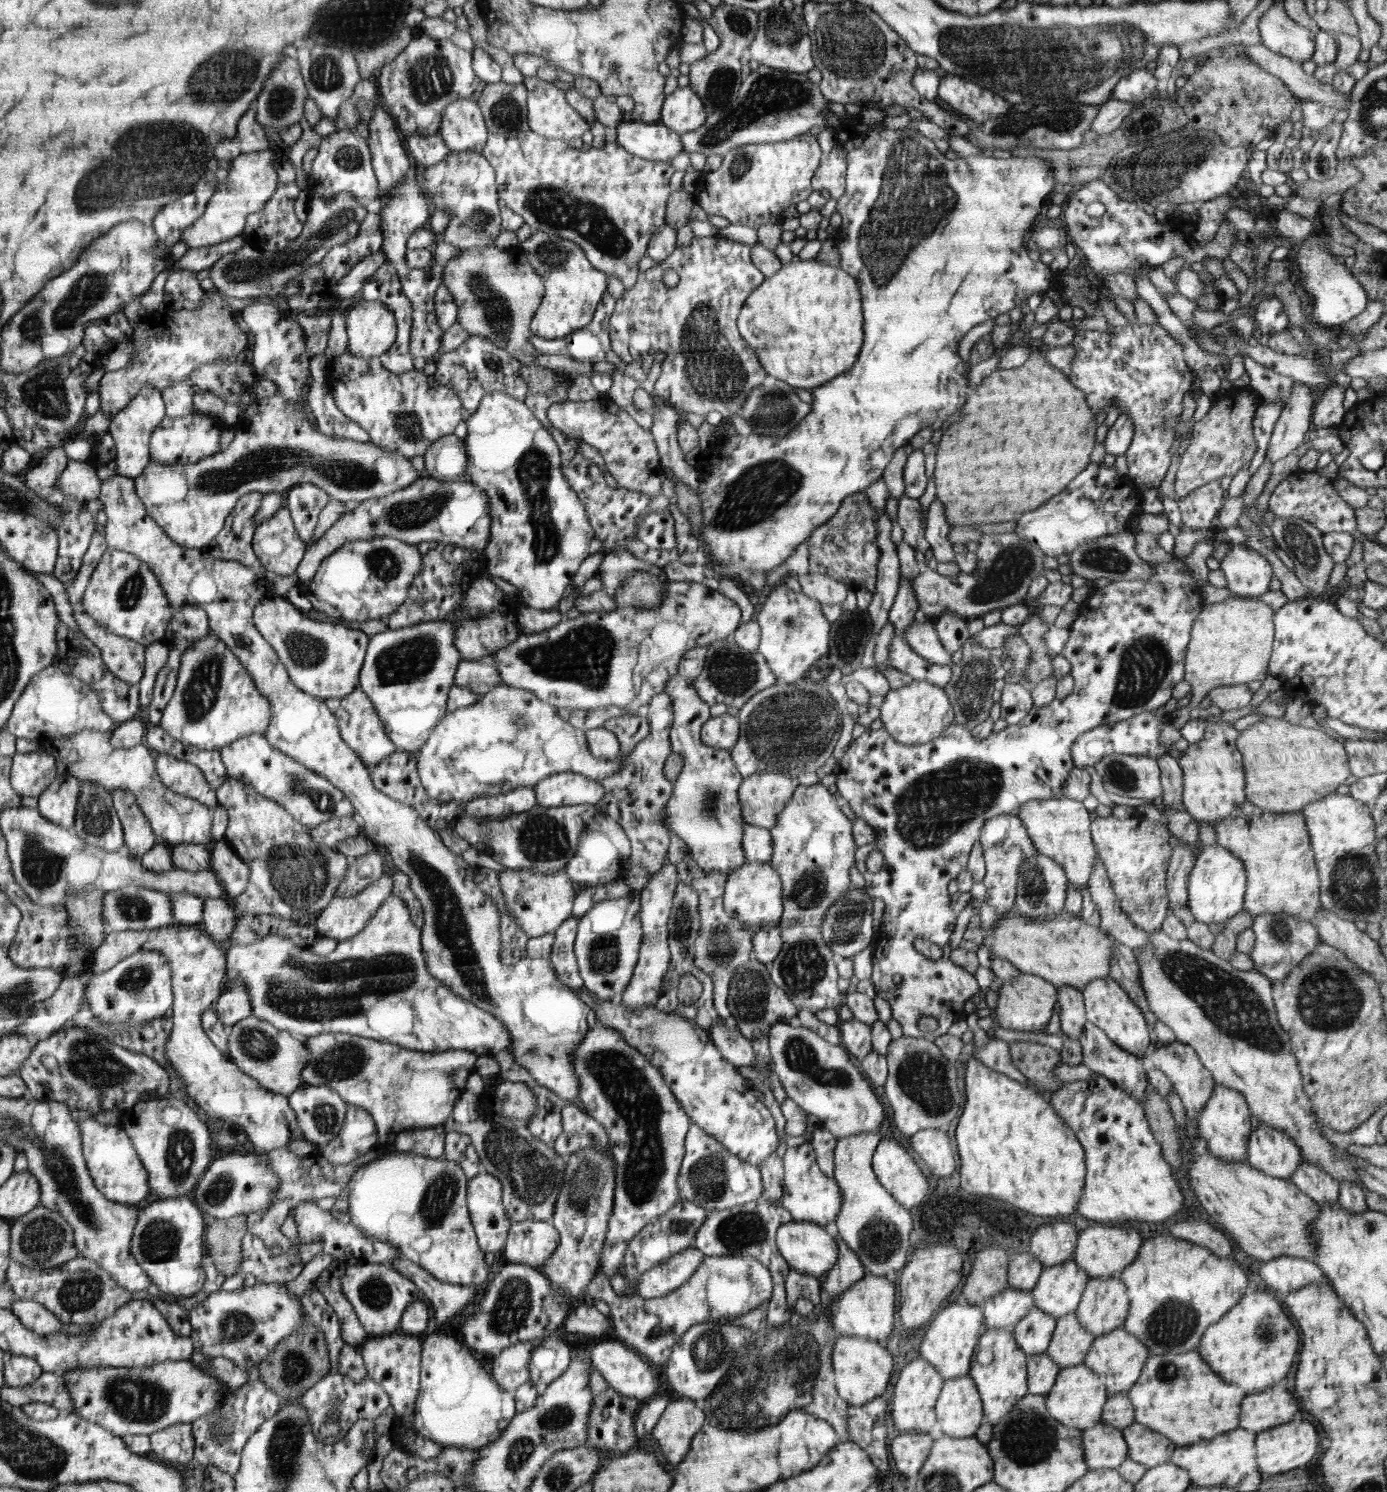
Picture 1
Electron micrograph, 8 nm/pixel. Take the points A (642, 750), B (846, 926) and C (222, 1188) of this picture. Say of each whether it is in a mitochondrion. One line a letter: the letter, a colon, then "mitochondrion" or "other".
A: other
B: mitochondrion
C: mitochondrion

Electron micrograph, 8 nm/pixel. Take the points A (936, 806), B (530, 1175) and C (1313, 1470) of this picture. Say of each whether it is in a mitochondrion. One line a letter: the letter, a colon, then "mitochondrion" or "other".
A: mitochondrion
B: mitochondrion
C: other

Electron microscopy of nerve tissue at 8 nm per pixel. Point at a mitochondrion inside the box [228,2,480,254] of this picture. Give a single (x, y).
(429, 76)

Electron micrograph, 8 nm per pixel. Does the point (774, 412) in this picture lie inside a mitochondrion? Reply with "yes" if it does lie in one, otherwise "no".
yes

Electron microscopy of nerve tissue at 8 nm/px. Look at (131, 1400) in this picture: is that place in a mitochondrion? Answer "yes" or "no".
yes

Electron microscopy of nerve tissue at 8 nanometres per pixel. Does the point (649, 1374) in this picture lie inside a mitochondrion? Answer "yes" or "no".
no

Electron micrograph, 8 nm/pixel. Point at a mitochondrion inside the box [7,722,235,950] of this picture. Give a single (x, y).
(41, 861)

